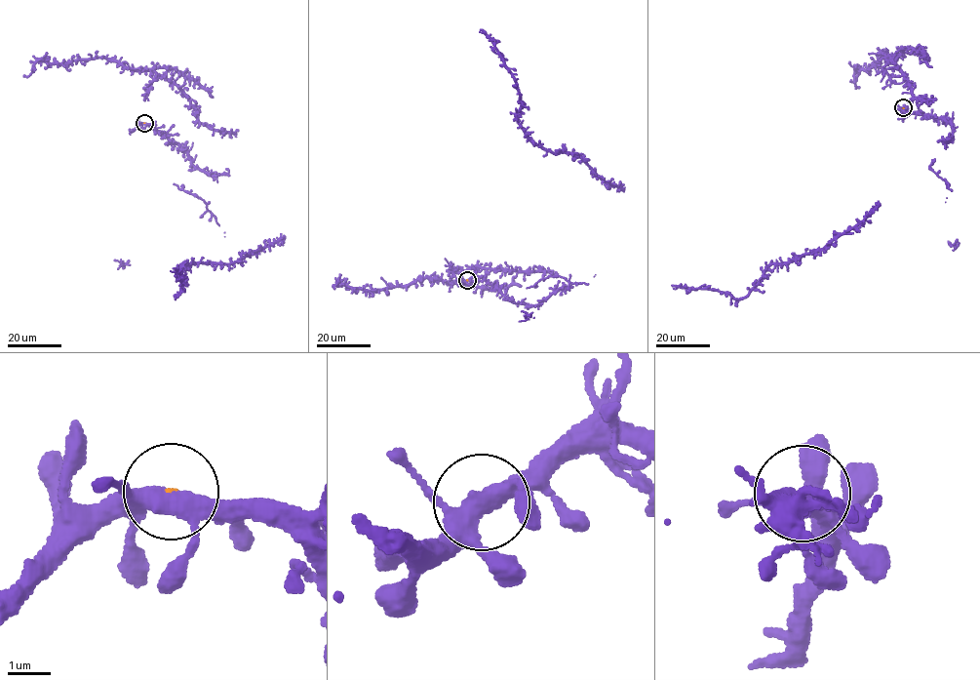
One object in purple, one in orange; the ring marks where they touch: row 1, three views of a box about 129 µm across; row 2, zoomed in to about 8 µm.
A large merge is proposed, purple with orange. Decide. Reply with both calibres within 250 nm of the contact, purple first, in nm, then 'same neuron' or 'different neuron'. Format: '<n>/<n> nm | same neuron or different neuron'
400/70 nm | different neuron

